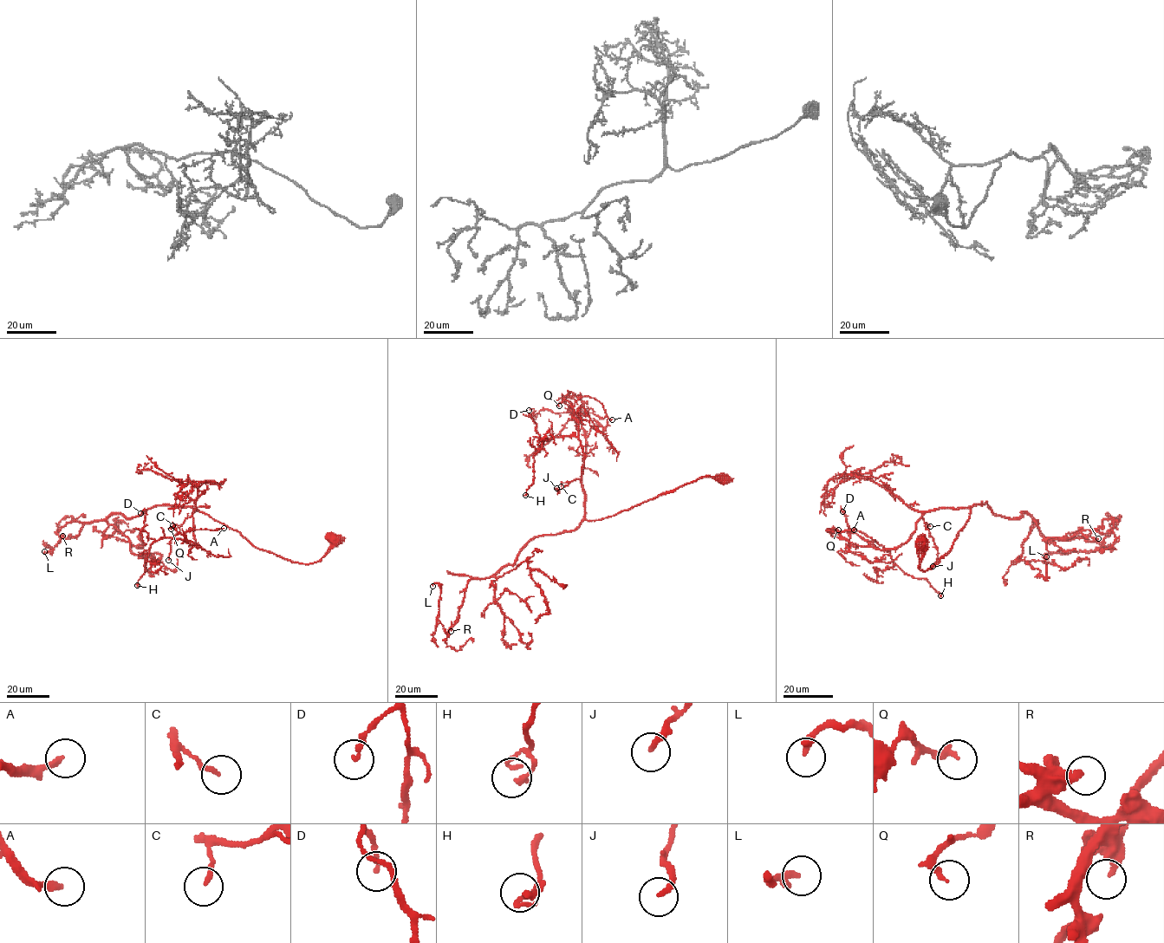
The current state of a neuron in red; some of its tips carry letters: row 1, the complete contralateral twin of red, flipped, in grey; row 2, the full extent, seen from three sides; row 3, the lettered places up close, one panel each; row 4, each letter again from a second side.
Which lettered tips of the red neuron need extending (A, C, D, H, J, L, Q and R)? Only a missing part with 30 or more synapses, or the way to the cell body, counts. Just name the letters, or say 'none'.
A

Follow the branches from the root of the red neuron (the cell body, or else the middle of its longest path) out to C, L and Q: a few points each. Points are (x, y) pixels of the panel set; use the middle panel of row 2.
C: (724, 478), (699, 478), (594, 520), (585, 518), (582, 482), (575, 479), (561, 486)
L: (724, 478), (534, 537), (512, 564), (469, 581), (446, 633), (432, 586)
Q: (724, 478), (699, 478), (613, 516), (587, 520), (581, 480), (584, 454), (578, 419), (567, 400), (559, 406)

